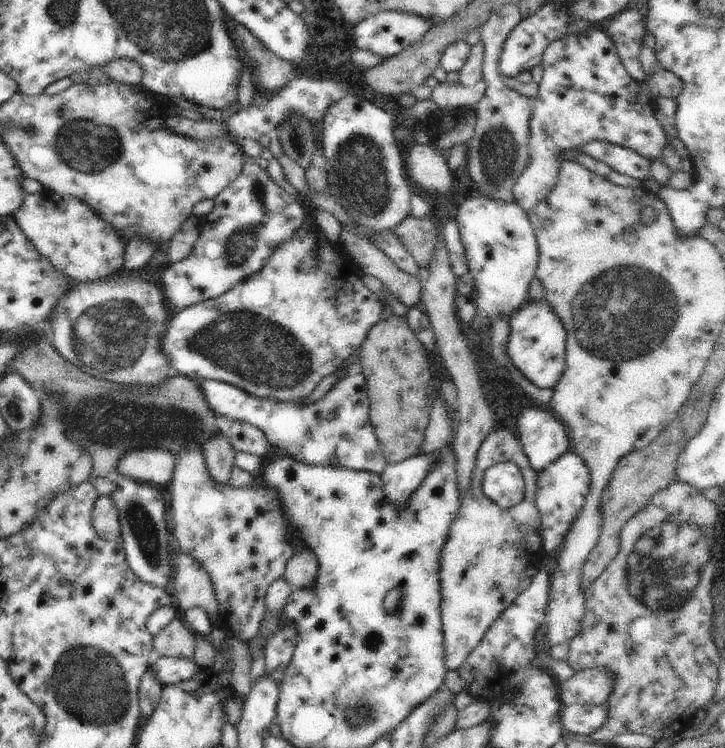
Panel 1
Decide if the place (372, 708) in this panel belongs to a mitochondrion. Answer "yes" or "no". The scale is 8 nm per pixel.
yes

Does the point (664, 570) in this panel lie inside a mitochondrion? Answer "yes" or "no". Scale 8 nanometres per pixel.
yes

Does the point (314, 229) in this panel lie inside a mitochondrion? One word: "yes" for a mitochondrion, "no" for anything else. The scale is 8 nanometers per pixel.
no

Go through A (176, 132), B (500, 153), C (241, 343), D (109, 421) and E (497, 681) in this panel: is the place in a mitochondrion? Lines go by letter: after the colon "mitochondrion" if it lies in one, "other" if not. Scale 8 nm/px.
A: other
B: mitochondrion
C: mitochondrion
D: mitochondrion
E: other

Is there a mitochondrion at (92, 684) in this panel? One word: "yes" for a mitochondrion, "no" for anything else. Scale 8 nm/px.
yes

